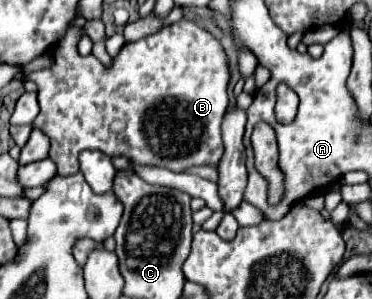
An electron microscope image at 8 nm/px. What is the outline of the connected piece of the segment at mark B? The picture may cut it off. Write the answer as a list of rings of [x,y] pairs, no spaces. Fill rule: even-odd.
[[[181,19],[139,41],[125,43],[111,69],[105,69],[93,53],[87,57],[77,53],[81,37],[80,29],[69,29],[57,45],[57,61],[51,69],[23,73],[25,81],[33,81],[39,87],[41,113],[33,127],[39,127],[51,139],[49,159],[57,165],[57,175],[77,173],[79,153],[85,149],[95,149],[109,157],[125,155],[137,163],[161,165],[171,171],[183,171],[193,165],[215,167],[219,163],[223,153],[221,121],[229,105],[227,87],[231,81],[229,59],[219,39],[197,27],[197,23]]]

